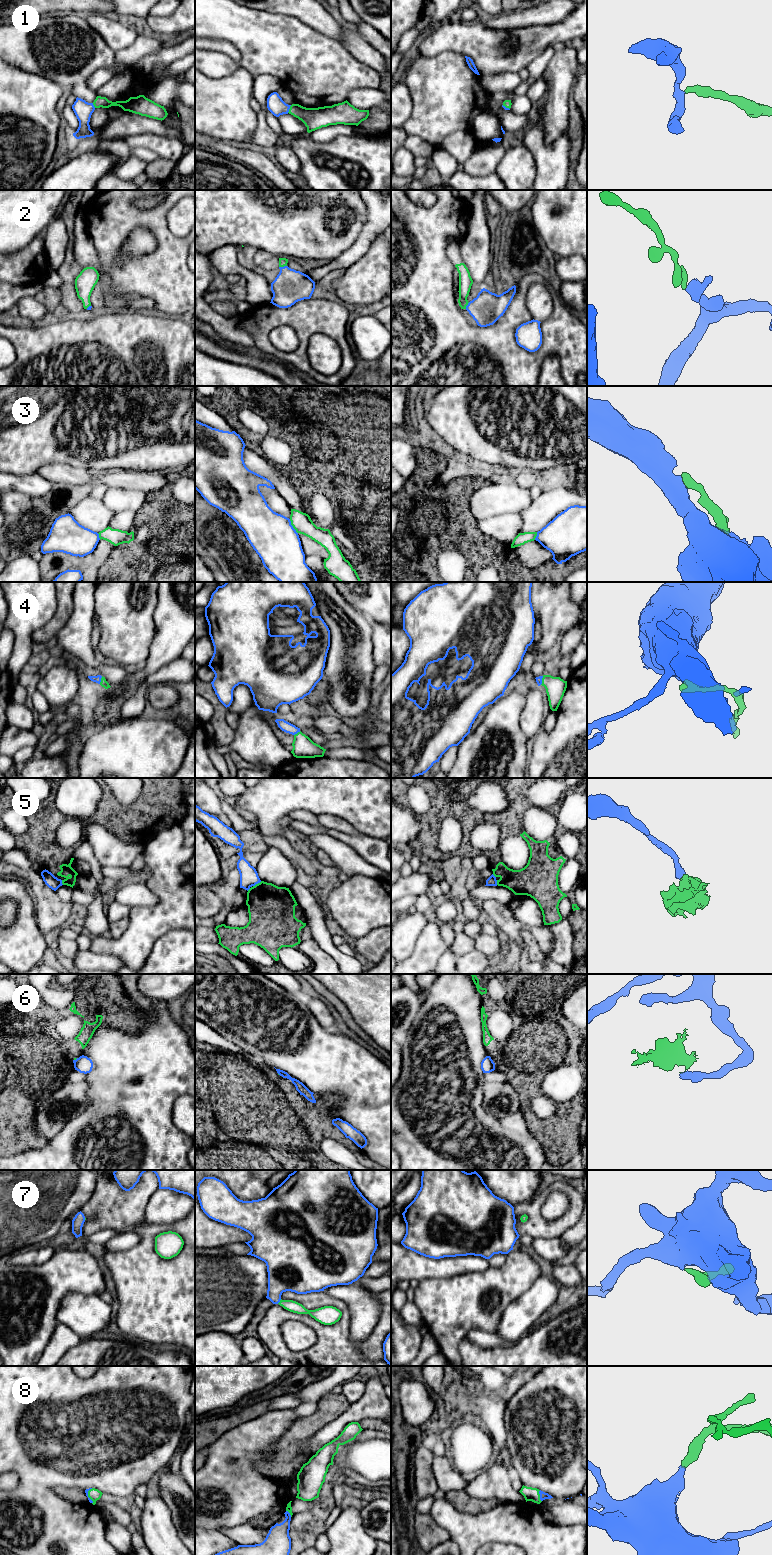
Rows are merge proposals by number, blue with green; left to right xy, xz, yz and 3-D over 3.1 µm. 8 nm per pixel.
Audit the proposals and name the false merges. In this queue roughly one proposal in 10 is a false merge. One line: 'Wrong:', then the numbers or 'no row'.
Wrong: 5, 6

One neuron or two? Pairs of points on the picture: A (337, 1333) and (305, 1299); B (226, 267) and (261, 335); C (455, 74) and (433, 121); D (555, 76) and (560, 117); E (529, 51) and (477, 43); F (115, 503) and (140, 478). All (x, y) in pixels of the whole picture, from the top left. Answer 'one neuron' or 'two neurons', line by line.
A: one neuron
B: two neurons
C: one neuron
D: one neuron
E: one neuron
F: two neurons

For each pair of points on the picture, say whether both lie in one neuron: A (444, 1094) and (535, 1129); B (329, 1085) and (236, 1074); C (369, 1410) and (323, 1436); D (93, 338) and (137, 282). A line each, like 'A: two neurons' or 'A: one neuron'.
A: two neurons
B: two neurons
C: one neuron
D: one neuron

